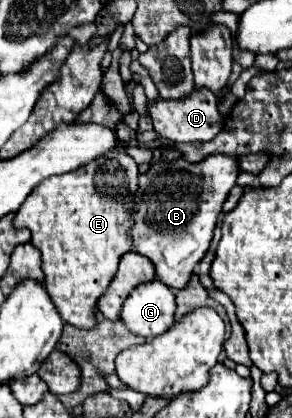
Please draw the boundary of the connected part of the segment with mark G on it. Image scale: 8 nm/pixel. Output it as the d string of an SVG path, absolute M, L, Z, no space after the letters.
M161 280L137 286L137 290L133 290L125 300L121 320L129 330L133 330L133 334L141 334L147 340L163 334L175 322L173 290L169 290Z

